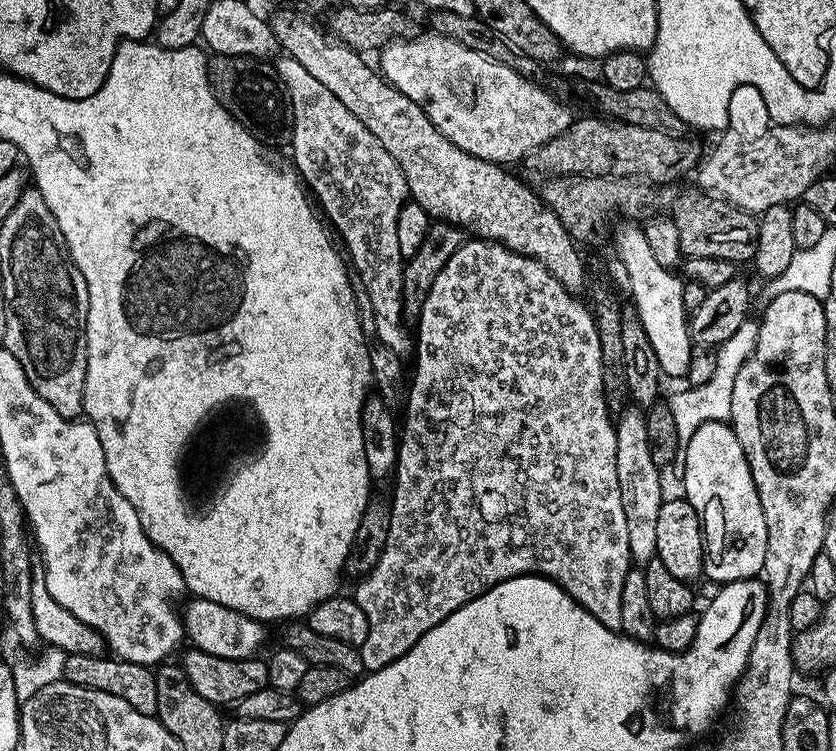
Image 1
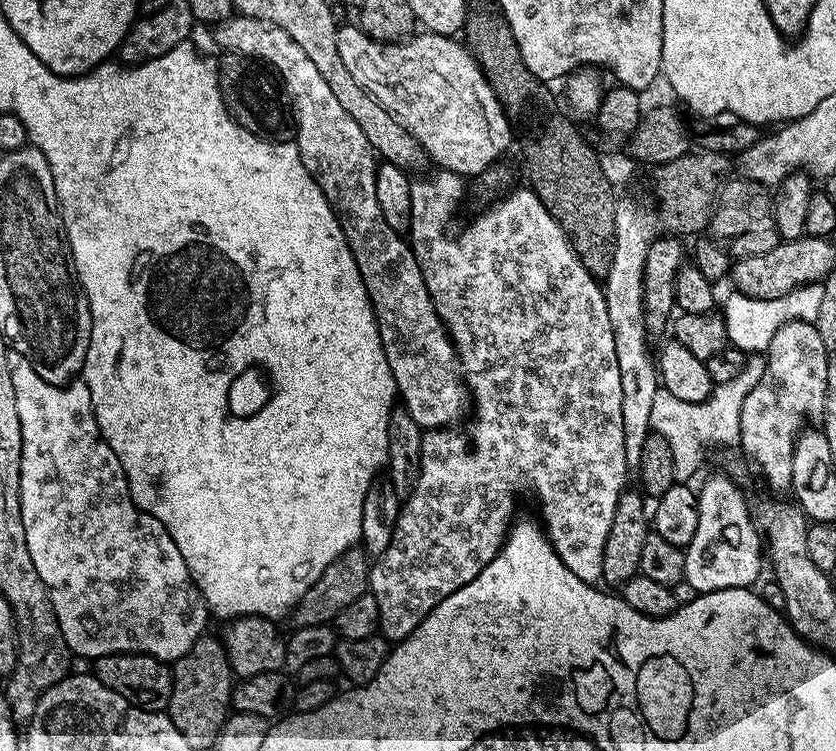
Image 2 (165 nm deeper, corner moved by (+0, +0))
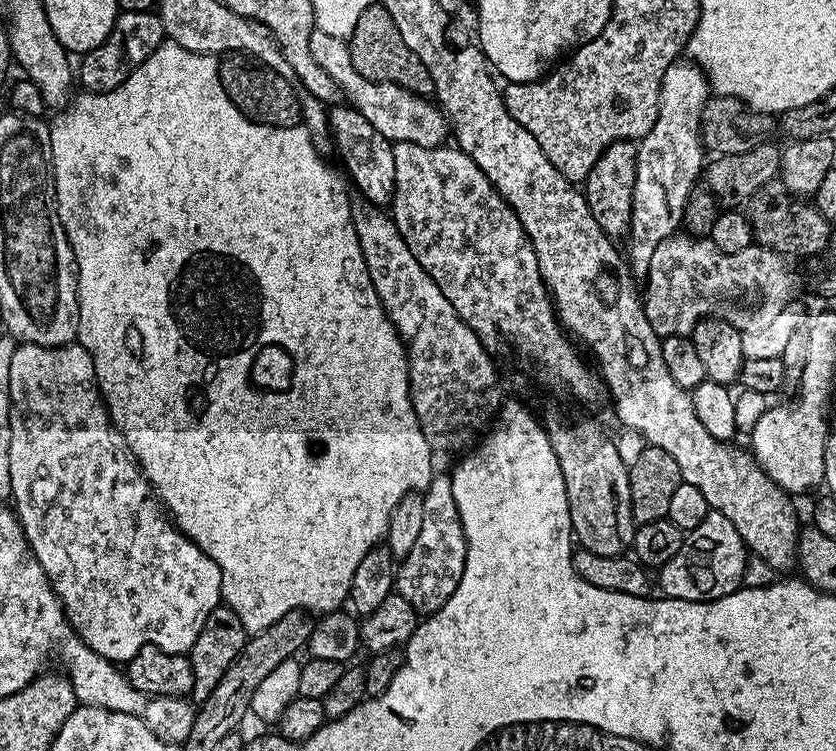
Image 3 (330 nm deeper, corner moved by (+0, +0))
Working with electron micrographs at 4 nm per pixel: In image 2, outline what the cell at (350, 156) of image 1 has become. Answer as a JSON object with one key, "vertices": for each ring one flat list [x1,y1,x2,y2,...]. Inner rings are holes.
{"vertices":[[233,14,228,19,215,25,216,44,224,52,237,52,243,56,253,57,265,64,280,77,290,107,296,118,294,142,300,151,306,170,318,182,322,194,329,206,336,211,336,221,346,234,346,242,354,254,354,262,362,274,362,282,366,286,366,294,372,303,372,309,378,322,378,334,382,338,382,350,386,354,386,362,390,362,390,374,394,374,394,382,402,406,418,422,422,430,433,428,452,428,464,415,470,412,470,393,463,375,458,371,456,347,444,329,443,322,434,310,434,302,426,290,426,282,422,278,422,270,412,253,411,243,401,233,390,230,386,226,386,218,382,218,382,210,378,202,378,194,374,194,376,166,378,157,373,152,370,142,366,142,366,134,358,127,358,122,342,110,338,98,334,98,334,90,322,78,318,66,310,62,306,50,282,30,282,26,274,26,265,20]]}

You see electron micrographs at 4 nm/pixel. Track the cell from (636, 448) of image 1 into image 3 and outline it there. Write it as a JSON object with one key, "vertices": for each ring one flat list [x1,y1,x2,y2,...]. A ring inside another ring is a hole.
{"vertices":[[671,64,666,74,662,74,658,118,654,118,650,134,638,141,630,233,632,245,628,252,626,248,627,263,636,278,647,277,650,258,654,258,654,250,658,250,658,242,675,236,681,227,687,196,697,187,699,180,696,179,699,176,701,179,706,164,704,145,700,143,700,115,704,103,710,99,710,89,707,79,695,67,685,64]]}

